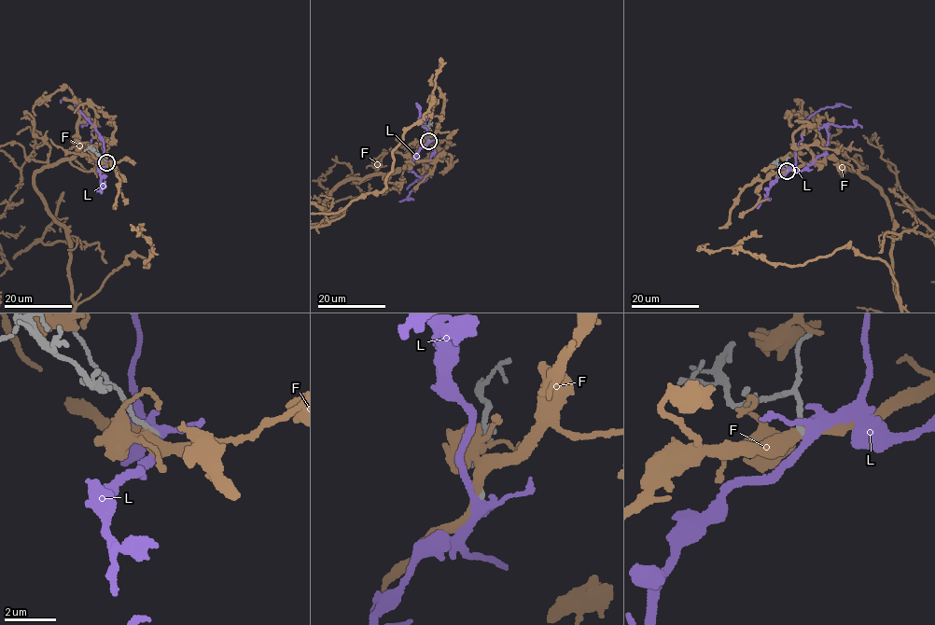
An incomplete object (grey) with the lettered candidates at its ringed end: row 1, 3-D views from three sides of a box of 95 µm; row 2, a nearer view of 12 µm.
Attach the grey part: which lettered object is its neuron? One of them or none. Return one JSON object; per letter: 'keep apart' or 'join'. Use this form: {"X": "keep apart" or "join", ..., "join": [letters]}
{"F": "keep apart", "L": "keep apart", "join": []}

